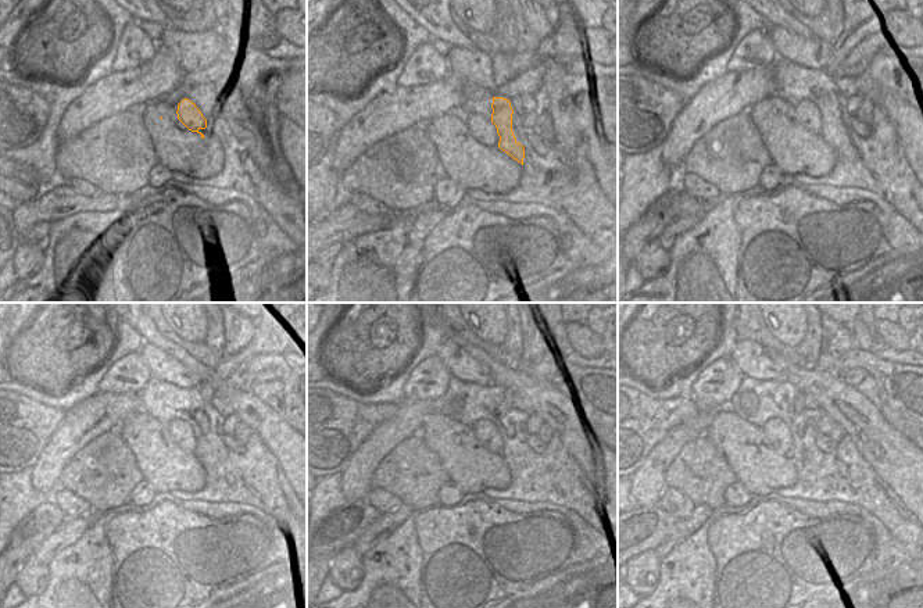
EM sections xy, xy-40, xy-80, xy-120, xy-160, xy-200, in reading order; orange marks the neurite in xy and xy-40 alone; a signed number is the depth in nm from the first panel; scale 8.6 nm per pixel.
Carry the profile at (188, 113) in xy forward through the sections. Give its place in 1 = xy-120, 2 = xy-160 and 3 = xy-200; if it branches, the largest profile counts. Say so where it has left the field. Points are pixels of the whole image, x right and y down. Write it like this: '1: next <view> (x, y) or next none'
1: next xy-120 (181, 432)
2: next xy-160 (485, 433)
3: next xy-200 (779, 433)

